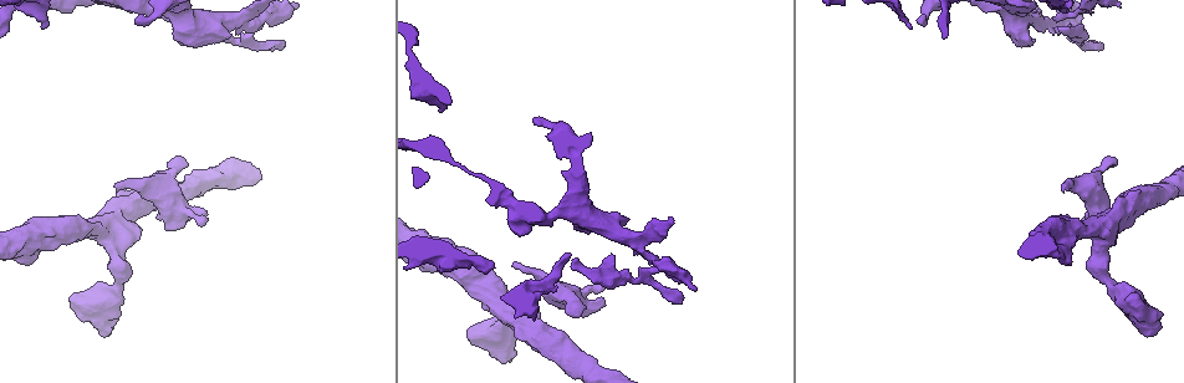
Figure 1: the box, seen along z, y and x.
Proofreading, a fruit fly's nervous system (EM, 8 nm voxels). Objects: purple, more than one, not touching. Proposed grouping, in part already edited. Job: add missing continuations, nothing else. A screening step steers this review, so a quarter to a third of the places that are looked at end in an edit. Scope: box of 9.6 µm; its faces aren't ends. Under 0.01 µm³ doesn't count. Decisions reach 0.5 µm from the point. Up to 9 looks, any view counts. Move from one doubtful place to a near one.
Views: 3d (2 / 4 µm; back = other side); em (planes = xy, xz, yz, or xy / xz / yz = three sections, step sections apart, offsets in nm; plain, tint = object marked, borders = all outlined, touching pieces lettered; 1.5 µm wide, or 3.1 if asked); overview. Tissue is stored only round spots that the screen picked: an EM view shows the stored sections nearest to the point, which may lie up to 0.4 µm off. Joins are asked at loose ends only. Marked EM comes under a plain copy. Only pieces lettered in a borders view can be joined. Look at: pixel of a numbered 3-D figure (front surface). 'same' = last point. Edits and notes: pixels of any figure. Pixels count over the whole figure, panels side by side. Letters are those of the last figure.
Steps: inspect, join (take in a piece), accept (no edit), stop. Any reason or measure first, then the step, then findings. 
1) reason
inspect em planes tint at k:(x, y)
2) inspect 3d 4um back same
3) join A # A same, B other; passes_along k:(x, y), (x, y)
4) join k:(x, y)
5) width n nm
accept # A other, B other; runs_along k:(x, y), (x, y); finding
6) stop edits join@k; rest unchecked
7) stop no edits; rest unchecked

free end
inspect em planes borders at 1:(1083, 216)

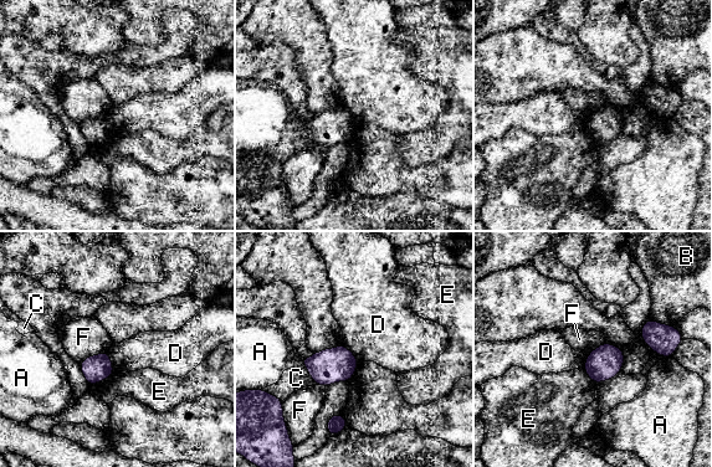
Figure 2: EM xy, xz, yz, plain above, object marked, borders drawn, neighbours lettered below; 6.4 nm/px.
longest_contact F 200 nm
accept # A other, B other, C other, D other, E other, F other; border 2:(107, 350), (88, 355), (80, 365); none of them fits

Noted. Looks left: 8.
an open end
inspect em 3.1um yz step 16 borders at 1:(1158, 328)

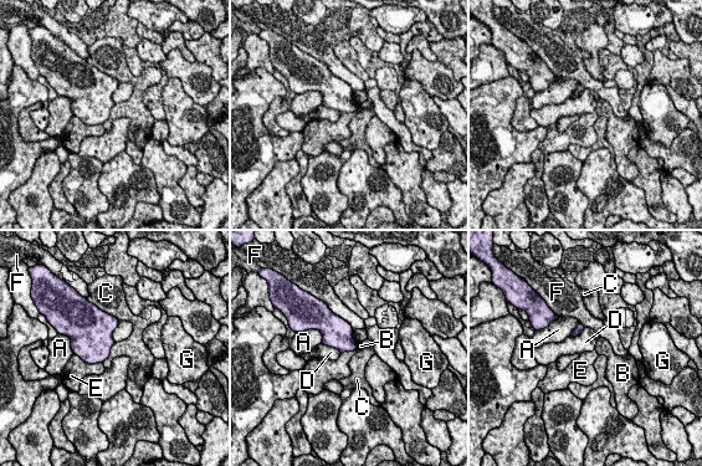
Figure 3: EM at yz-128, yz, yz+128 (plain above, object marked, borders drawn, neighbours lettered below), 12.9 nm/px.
inspect em 3.1um planes borders same

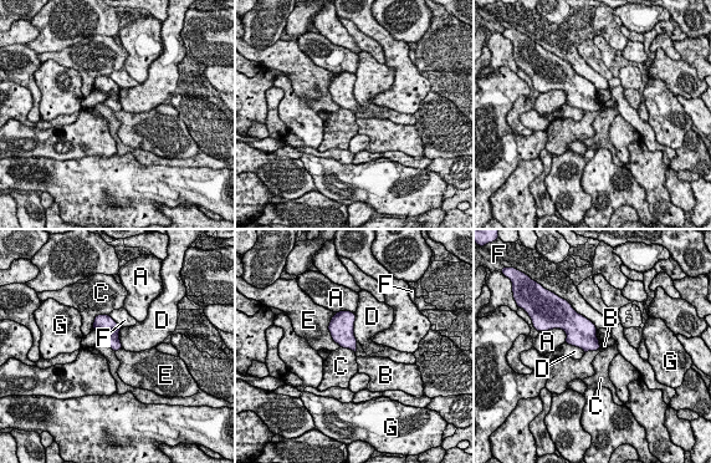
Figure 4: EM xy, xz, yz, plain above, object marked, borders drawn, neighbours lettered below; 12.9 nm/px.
longest_contact E 460 nm
accept # A other, B other, C other, D other, E other, F other, G other; border 4:(334, 313), (328, 331), (341, 346); none of them fits

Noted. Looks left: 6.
free end
inspect em yz step 8 borders at 1:(1062, 188)

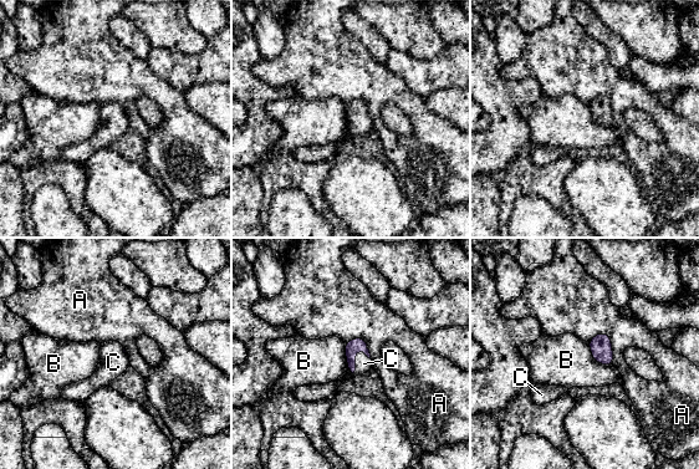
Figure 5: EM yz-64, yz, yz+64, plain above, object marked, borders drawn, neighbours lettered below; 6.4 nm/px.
join C # A other, B other, C same; passes_along 5:(351, 346), (355, 361), (363, 363); it goes on there

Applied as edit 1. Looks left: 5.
see it whole again
inspect overview

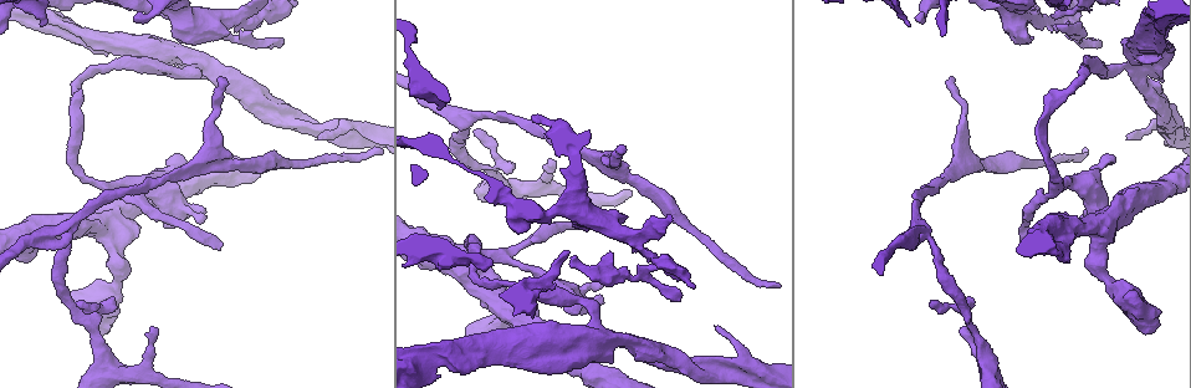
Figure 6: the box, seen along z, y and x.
branch stops here
inspect 3d 4um at 6:(626, 146)

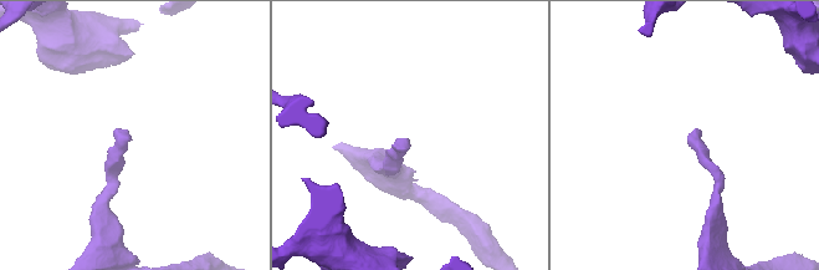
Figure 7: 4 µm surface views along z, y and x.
need the tissue
inspect em xy step 8 borders at 7:(689, 143)

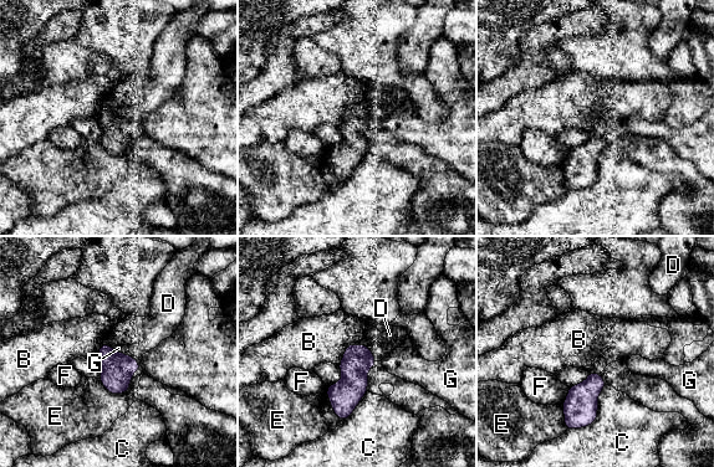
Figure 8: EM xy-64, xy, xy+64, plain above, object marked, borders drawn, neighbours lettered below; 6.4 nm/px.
join D # B other, C other, D same, E other, F other, G other; the cell continues

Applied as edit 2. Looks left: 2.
stop edits join@5, join@8; rest unchecked

